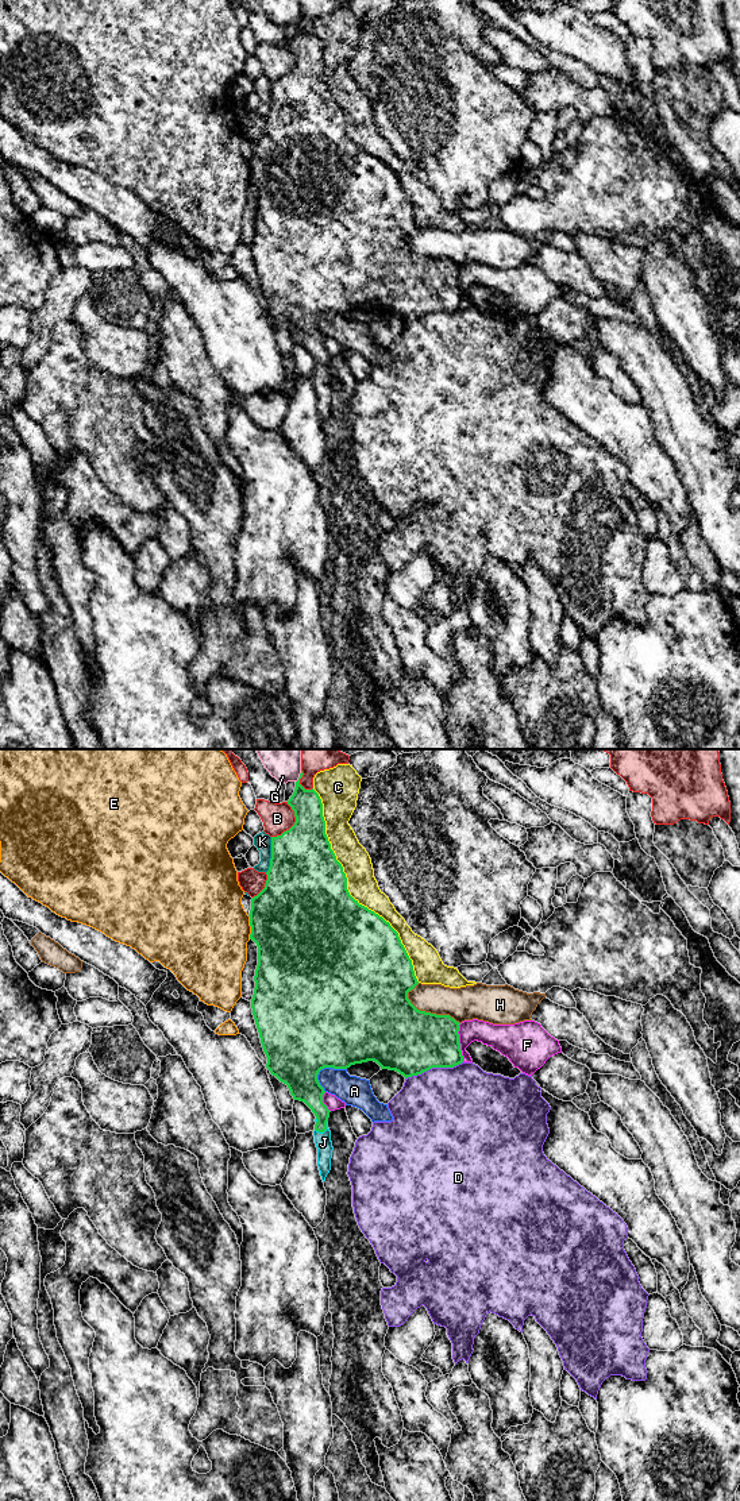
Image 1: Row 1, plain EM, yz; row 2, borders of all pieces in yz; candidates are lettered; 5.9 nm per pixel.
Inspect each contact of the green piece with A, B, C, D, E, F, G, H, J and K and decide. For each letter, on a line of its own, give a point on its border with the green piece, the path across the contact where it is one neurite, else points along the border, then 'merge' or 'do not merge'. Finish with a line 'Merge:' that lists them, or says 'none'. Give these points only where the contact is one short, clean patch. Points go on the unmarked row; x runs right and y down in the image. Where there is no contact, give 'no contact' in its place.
A: meets green in yz at (328, 311); do not merge
B: meets green in yz at (295, 68); do not merge
C: meets green in yz at (347, 134); do not merge
D: meets green in yz at (434, 311); do not merge
E: meets green in yz at (251, 172); border along yz (247, 159), (250, 182); do not merge
F: meets green in yz at (458, 286); do not merge
G: meets green in yz at (300, 20); border along yz (301, 15), (296, 26); do not merge
H: meets green in yz at (430, 257); do not merge
J: meets green in yz at (324, 374); runs through yz (309, 335), (322, 357), (324, 374), (323, 386); merge
K: meets green in yz at (272, 99); do not merge
Merge: J

